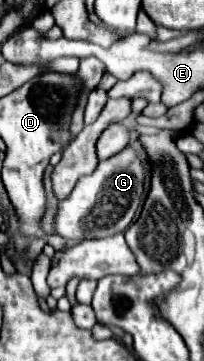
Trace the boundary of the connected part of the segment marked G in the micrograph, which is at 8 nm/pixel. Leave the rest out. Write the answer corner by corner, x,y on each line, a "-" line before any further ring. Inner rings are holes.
140,143
128,145
114,157
100,161
92,175
86,175
76,183
68,199
60,203
56,215
56,233
66,239
82,241
82,239
102,239
126,231
128,225
134,221
136,209
146,197
148,187
150,187
148,155
146,151
142,151

